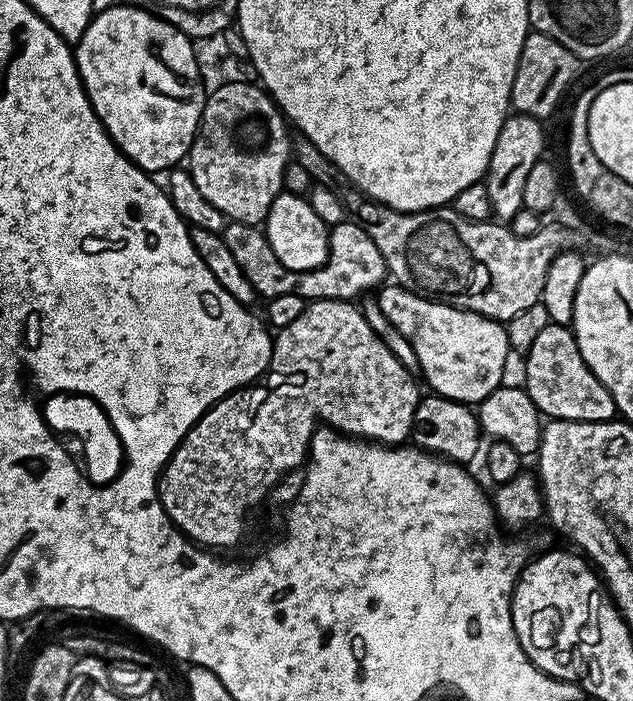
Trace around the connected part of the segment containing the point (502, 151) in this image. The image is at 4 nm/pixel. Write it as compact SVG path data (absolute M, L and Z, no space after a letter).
M509 115L498 134L498 142L494 142L494 154L490 154L486 183L492 203L492 215L497 221L511 222L514 214L524 208L522 189L526 186L526 178L545 155L544 128L540 124L543 123L534 116Z

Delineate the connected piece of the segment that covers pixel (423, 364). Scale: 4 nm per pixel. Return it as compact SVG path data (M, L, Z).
M395 282L381 287L378 299L382 314L410 342L418 358L419 375L423 383L429 384L437 396L456 400L459 404L479 405L504 382L504 367L509 354L508 329L501 321L491 320L482 314L467 312L465 308L455 308L441 304L411 292Z

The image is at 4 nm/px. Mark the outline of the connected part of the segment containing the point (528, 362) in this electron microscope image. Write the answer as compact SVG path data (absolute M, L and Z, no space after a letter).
M549 322L546 330L538 334L534 346L530 346L524 356L524 365L526 374L522 381L523 387L536 409L545 417L554 420L602 422L617 415L614 398L586 366L571 327Z

